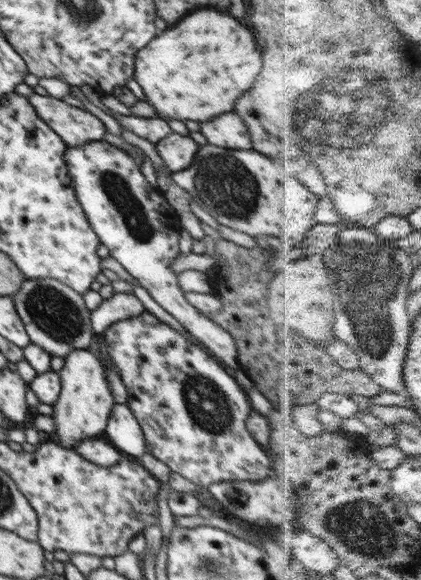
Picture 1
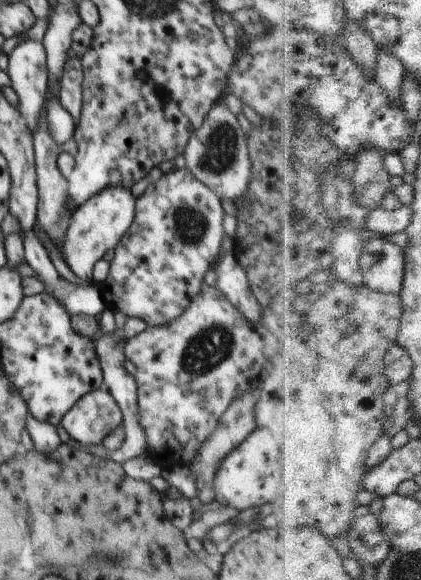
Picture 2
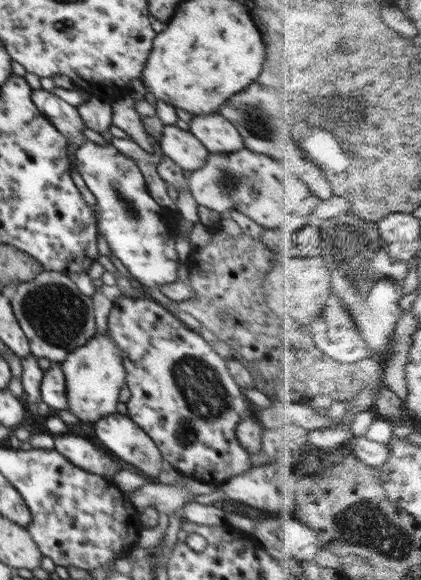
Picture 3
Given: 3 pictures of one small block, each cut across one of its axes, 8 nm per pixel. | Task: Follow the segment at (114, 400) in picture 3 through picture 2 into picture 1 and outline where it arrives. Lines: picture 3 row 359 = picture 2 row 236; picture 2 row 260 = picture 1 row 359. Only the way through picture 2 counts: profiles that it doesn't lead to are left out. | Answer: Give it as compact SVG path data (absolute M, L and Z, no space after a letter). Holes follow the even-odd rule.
M90 349L73 350L69 356L65 356L64 366L58 373L61 391L52 405L52 421L56 425L54 432L63 447L74 449L82 441L96 439L104 433L115 402L108 387L106 369Z

